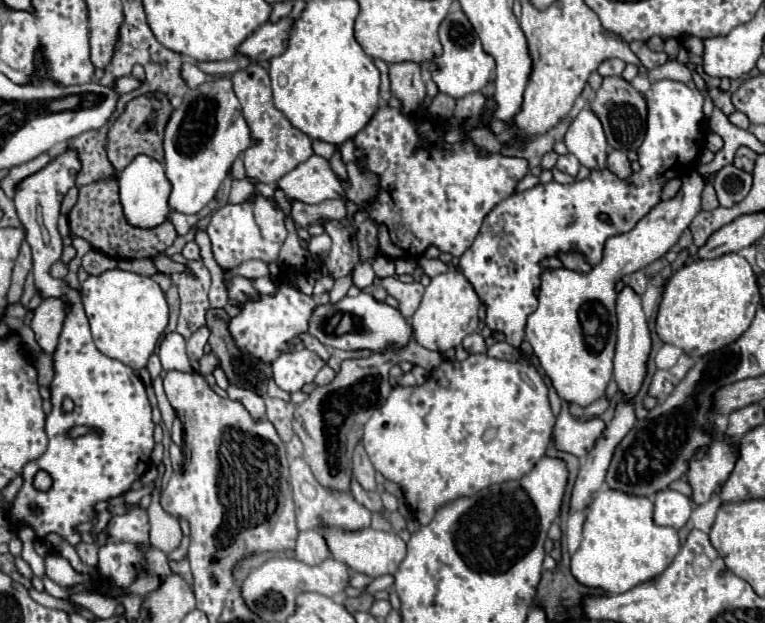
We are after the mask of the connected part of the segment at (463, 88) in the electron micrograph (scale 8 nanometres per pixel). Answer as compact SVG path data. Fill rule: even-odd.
M461 10L449 12L445 16L445 20L439 26L439 40L443 46L443 54L435 56L427 70L431 74L431 80L437 84L441 94L447 94L451 98L463 98L475 92L481 92L483 86L491 80L493 76L493 68L495 62L491 60L491 56L487 56L481 48L481 40L477 38L471 22L467 20L467 16Z

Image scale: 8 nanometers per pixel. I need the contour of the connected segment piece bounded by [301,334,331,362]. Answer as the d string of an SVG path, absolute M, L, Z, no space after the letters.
M303 334L303 336L301 336L301 340L303 340L305 348L307 348L307 350L311 350L311 352L315 352L321 360L325 360L325 362L327 362L327 360L331 358L329 350L327 350L327 348L317 340L317 338L313 338L313 336L309 336L309 334Z

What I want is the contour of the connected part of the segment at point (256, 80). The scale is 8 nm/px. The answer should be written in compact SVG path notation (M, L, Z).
M257 62L249 64L249 68L239 70L233 74L233 86L235 94L241 102L243 116L249 122L253 138L259 140L257 146L247 148L243 152L243 162L245 162L245 172L247 178L253 178L263 184L275 184L279 178L283 178L287 172L303 164L307 158L313 156L313 146L309 136L299 132L291 122L283 116L273 106L273 94L271 94L271 84L269 84L269 74L265 68L261 68Z

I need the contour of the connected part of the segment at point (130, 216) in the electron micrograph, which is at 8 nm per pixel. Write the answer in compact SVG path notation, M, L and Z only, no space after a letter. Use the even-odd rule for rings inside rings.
M137 156L121 174L119 174L119 196L123 204L123 214L127 222L133 228L151 230L161 226L169 220L171 208L169 208L169 194L171 194L171 182L165 176L163 164L149 156Z

